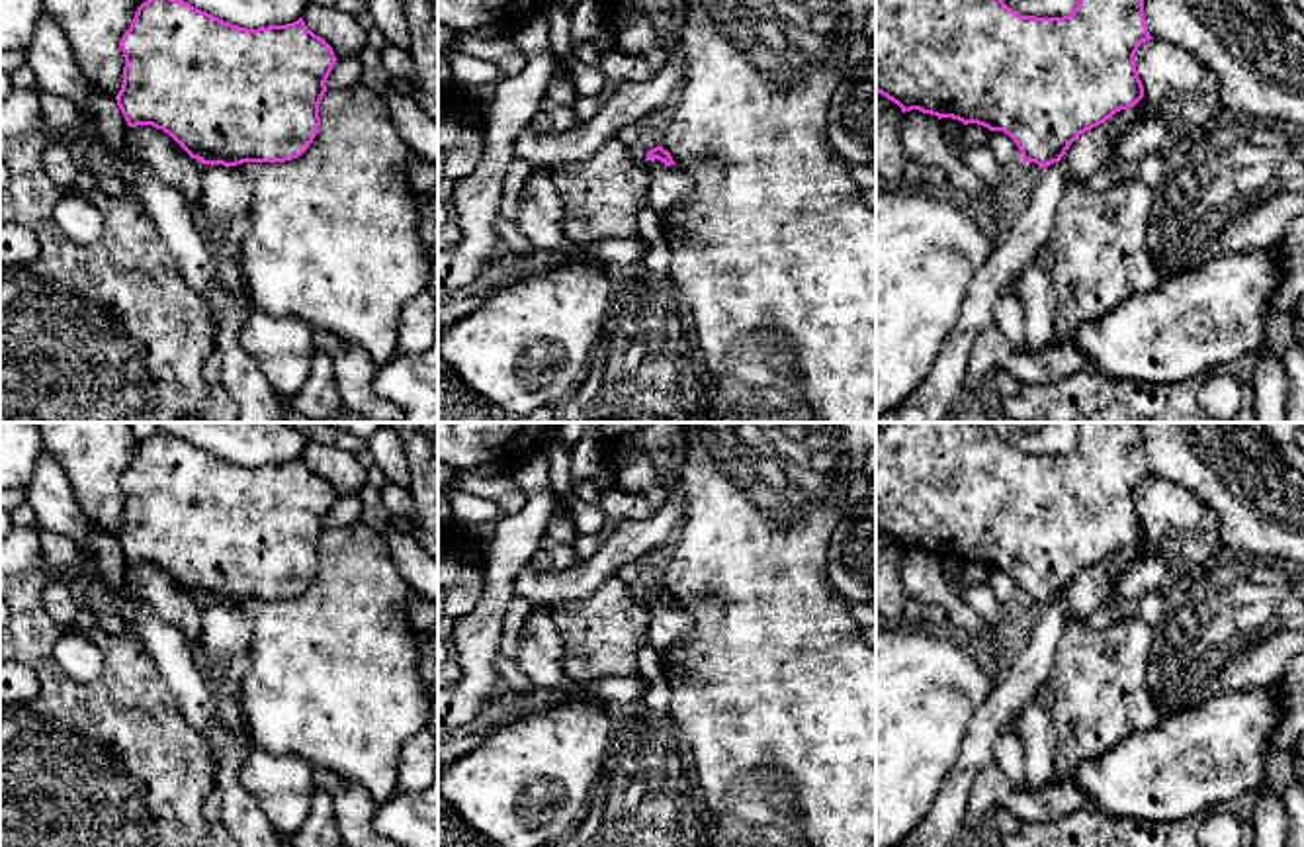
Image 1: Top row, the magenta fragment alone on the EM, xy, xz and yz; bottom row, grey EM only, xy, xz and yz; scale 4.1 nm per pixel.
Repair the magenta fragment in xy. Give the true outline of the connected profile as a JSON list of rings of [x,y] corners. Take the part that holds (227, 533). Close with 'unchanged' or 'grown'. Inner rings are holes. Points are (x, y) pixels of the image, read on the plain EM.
[[[162,430],[137,446],[119,485],[125,505],[115,538],[127,563],[162,567],[192,597],[223,604],[301,595],[319,571],[319,542],[338,499],[303,456],[246,468]]] | unchanged

